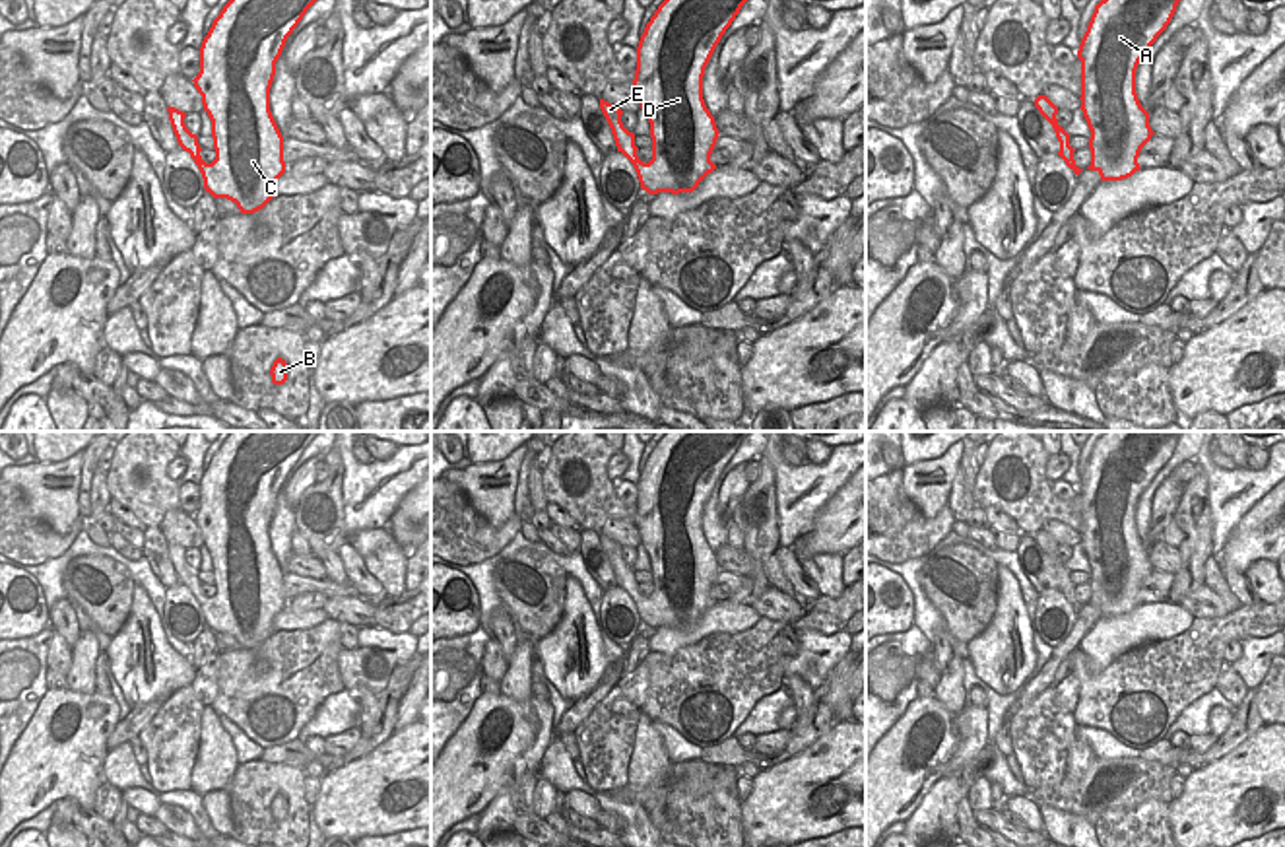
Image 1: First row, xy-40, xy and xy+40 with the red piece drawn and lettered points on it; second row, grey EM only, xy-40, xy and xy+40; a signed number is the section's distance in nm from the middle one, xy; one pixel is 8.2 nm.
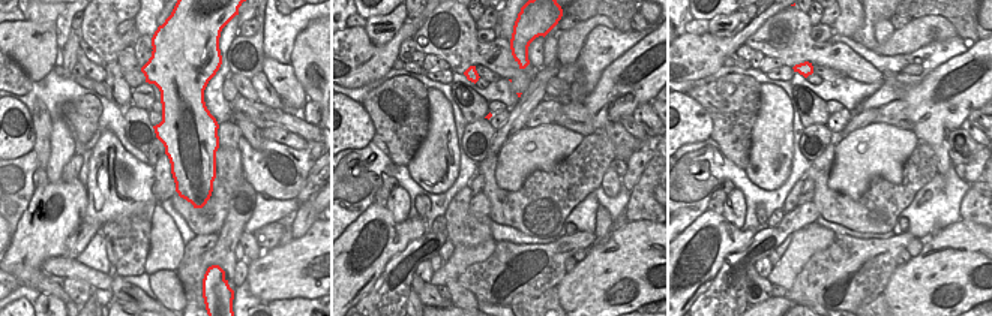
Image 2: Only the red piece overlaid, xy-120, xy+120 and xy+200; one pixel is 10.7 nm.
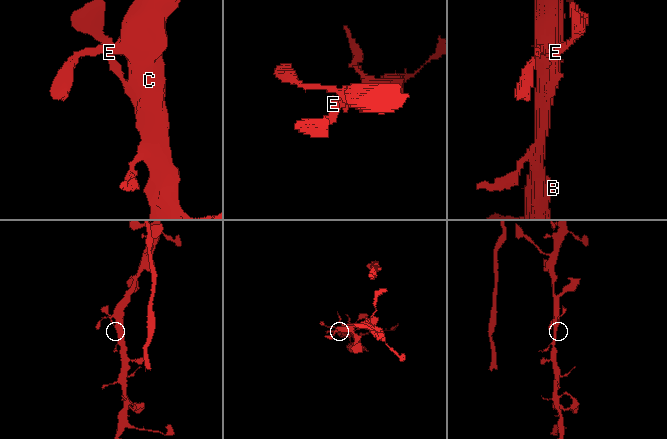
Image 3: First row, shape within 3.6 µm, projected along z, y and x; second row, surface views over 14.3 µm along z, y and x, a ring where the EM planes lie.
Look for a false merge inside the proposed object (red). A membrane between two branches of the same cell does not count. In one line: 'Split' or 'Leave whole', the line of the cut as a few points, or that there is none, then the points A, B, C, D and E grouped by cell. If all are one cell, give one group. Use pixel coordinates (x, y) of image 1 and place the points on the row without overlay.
Leave whole. No split. Groups: A B C D E.

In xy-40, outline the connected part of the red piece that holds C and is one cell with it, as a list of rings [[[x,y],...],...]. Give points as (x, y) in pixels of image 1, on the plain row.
[[[231,431],[214,455],[200,482],[200,507],[192,515],[212,556],[212,598],[202,594],[198,571],[184,559],[186,548],[167,542],[177,577],[198,600],[206,627],[235,637],[241,649],[262,645],[274,633],[274,618],[285,608],[283,571],[270,546],[270,523],[287,472],[318,433]]]

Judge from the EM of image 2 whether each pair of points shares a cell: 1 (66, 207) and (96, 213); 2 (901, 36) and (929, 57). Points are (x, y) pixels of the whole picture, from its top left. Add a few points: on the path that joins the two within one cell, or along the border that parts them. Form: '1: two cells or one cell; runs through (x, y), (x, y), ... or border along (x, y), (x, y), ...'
1: two cells; border along (87, 189), (87, 207), (81, 222)
2: two cells; border along (952, 36), (910, 53), (884, 56)

